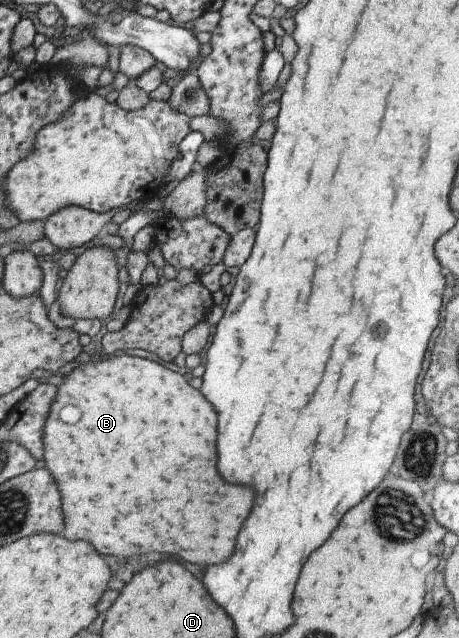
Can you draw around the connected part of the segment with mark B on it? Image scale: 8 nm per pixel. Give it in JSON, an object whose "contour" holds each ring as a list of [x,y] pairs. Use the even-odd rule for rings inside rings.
{"contour":[[[108,355],[102,359],[98,356],[90,358],[91,361],[82,363],[74,367],[68,375],[64,375],[62,383],[58,385],[56,391],[56,401],[50,403],[50,411],[46,415],[44,427],[42,427],[42,445],[44,445],[44,467],[52,475],[58,491],[60,491],[60,507],[62,507],[62,517],[64,517],[64,529],[62,537],[68,541],[86,541],[92,545],[92,549],[100,555],[116,555],[116,557],[128,557],[136,553],[162,553],[162,555],[174,555],[186,563],[198,561],[198,565],[212,565],[218,561],[228,559],[228,555],[234,549],[234,537],[236,531],[240,529],[240,523],[246,519],[250,505],[252,505],[252,491],[248,487],[236,487],[236,485],[226,485],[218,475],[216,475],[216,451],[214,451],[214,437],[216,437],[216,413],[214,409],[206,403],[206,399],[192,389],[184,377],[170,369],[166,369],[154,361],[129,357],[127,355]],[[70,405],[74,411],[78,411],[78,419],[74,423],[66,423],[60,417],[62,407]]]}

